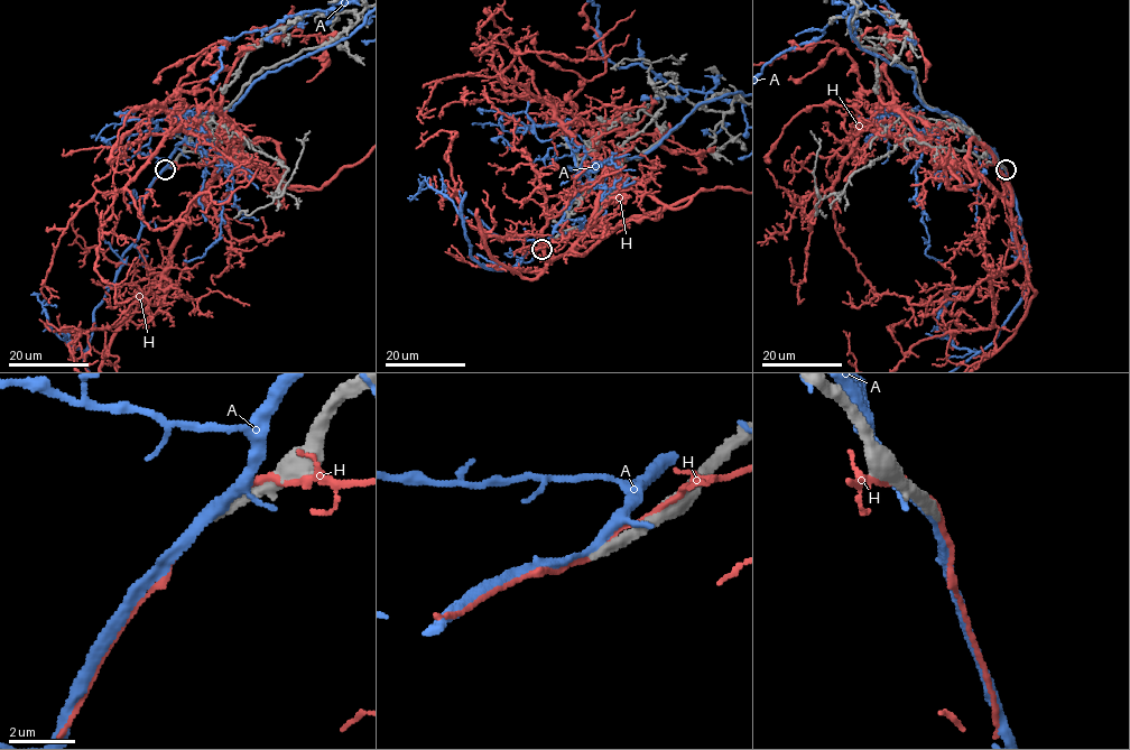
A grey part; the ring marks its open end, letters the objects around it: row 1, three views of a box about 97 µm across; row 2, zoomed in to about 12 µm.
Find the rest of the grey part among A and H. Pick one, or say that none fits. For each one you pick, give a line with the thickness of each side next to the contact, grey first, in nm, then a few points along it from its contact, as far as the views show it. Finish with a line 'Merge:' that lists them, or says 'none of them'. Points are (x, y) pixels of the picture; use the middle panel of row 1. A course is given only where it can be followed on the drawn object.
Merge: none of them

